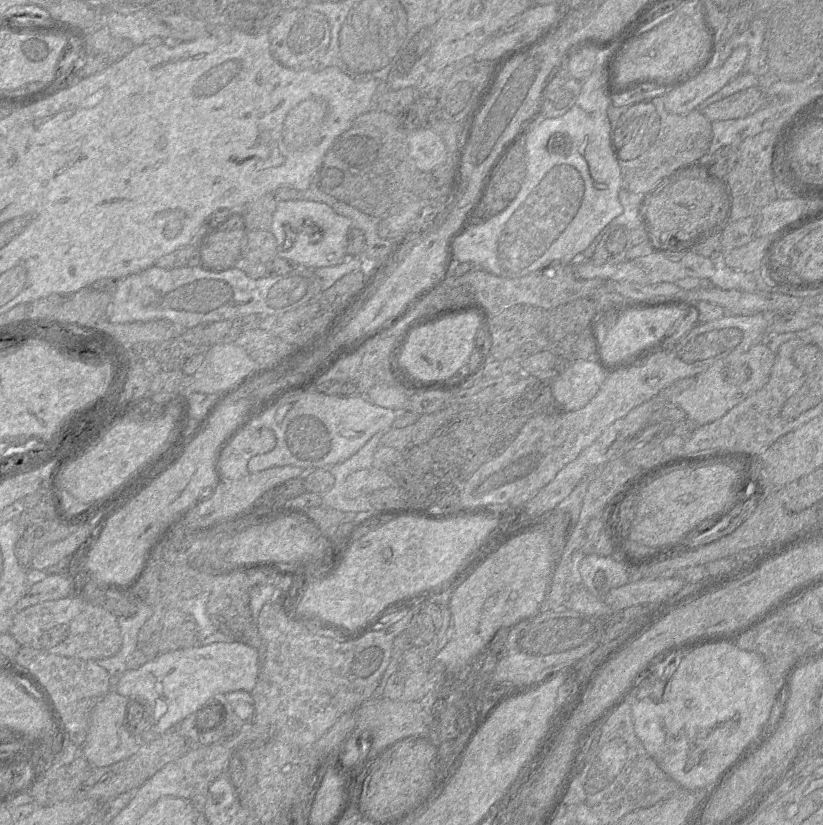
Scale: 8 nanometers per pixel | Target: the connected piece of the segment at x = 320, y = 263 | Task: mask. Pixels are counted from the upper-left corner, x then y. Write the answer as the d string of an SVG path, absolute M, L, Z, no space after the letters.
M287 200L277 205L269 230L277 242L277 256L297 266L322 268L341 264L351 257L347 254L347 233L351 227L349 218L337 214L325 203Z

